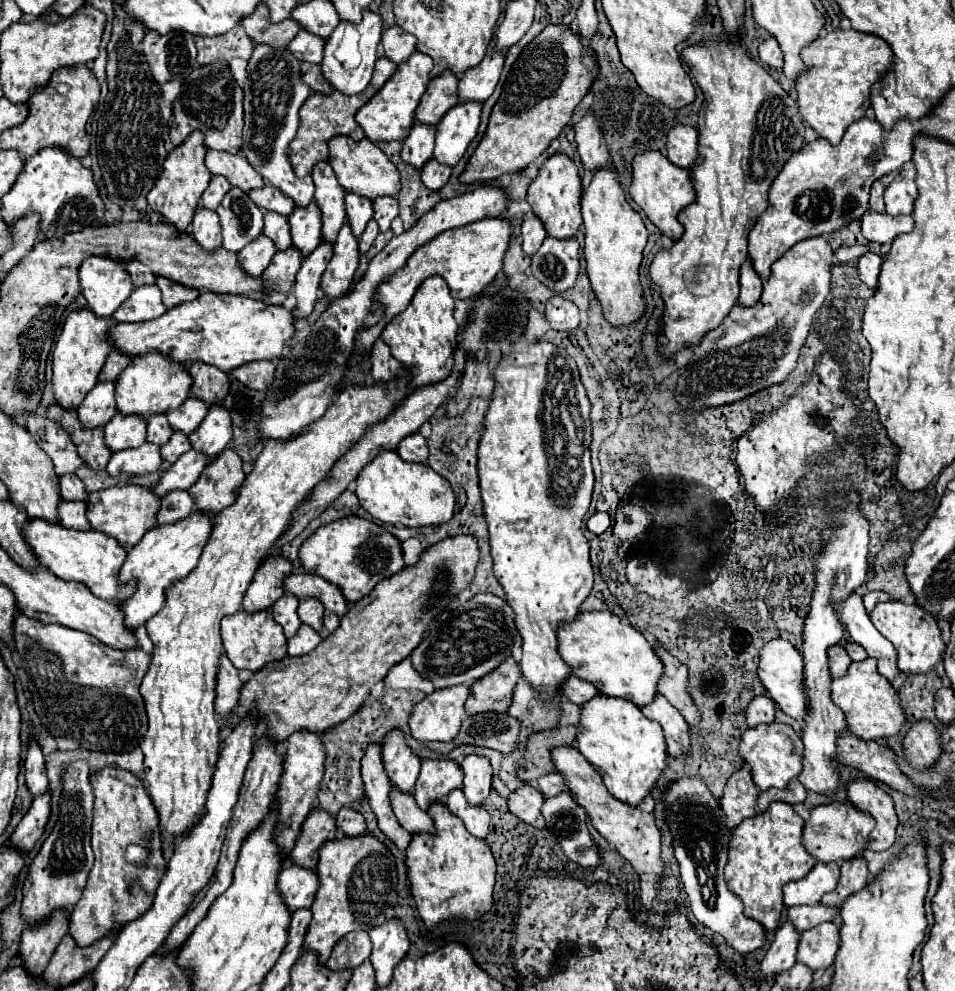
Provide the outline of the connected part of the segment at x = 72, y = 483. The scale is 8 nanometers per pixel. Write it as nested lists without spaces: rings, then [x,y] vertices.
[[[63,474],[59,478],[59,494],[65,500],[83,500],[83,502],[87,502],[85,486],[75,474]]]

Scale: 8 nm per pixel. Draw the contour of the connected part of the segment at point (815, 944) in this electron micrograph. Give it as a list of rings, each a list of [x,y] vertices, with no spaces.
[[[823,922],[801,934],[797,962],[809,966],[811,970],[829,968],[835,960],[839,948],[839,928],[835,922]]]

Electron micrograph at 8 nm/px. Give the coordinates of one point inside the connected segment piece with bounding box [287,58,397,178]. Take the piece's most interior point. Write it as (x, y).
(322, 117)

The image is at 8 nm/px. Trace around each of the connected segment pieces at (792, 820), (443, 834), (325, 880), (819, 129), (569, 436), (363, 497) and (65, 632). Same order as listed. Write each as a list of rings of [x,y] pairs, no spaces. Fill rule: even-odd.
[[[773,802],[765,812],[743,820],[729,842],[725,880],[727,888],[741,898],[745,914],[765,926],[765,930],[777,930],[783,914],[783,884],[803,878],[817,862],[803,850],[801,842],[803,818],[795,814],[793,806],[785,802]]]
[[[391,790],[391,806],[399,824],[413,836],[407,848],[407,876],[411,882],[411,894],[415,908],[427,930],[433,930],[439,922],[463,918],[473,922],[491,910],[493,886],[495,886],[495,860],[485,840],[471,836],[463,822],[449,814],[449,810],[435,802],[429,814],[423,812],[411,794]],[[437,828],[437,834],[435,834]],[[435,834],[435,836],[431,836]]]
[[[351,808],[339,810],[337,828],[351,838],[331,840],[319,848],[317,878],[319,890],[311,906],[311,922],[305,934],[303,948],[317,952],[319,964],[325,964],[335,942],[355,930],[371,930],[393,918],[393,904],[397,902],[397,872],[395,858],[375,836],[365,834],[365,820]]]
[[[851,28],[833,30],[819,36],[815,42],[811,42],[811,46],[803,48],[801,58],[807,70],[799,74],[799,80],[795,80],[799,114],[819,134],[819,138],[839,144],[845,130],[865,116],[871,86],[891,68],[891,48],[879,36],[863,34]]]
[[[517,338],[513,348],[501,356],[493,370],[493,380],[495,390],[485,414],[487,428],[479,444],[477,462],[493,568],[507,594],[507,604],[515,612],[515,626],[523,638],[523,676],[539,696],[551,694],[553,698],[561,682],[573,674],[557,654],[557,626],[559,622],[571,622],[575,618],[581,602],[593,588],[589,542],[581,530],[595,482],[589,452],[591,402],[581,384],[575,360],[547,340]]]
[[[415,432],[409,438],[399,442],[397,452],[385,450],[367,464],[357,476],[355,494],[359,504],[377,520],[399,524],[399,526],[437,526],[441,522],[449,522],[455,510],[455,496],[445,478],[433,472],[427,464],[413,464],[425,462],[429,456],[425,438]]]
[[[19,612],[15,620],[15,648],[27,674],[33,708],[53,736],[73,738],[93,752],[129,752],[147,732],[147,714],[139,684],[151,656],[141,648],[115,650],[91,634],[59,624],[41,624]],[[89,686],[89,688],[79,688]]]

